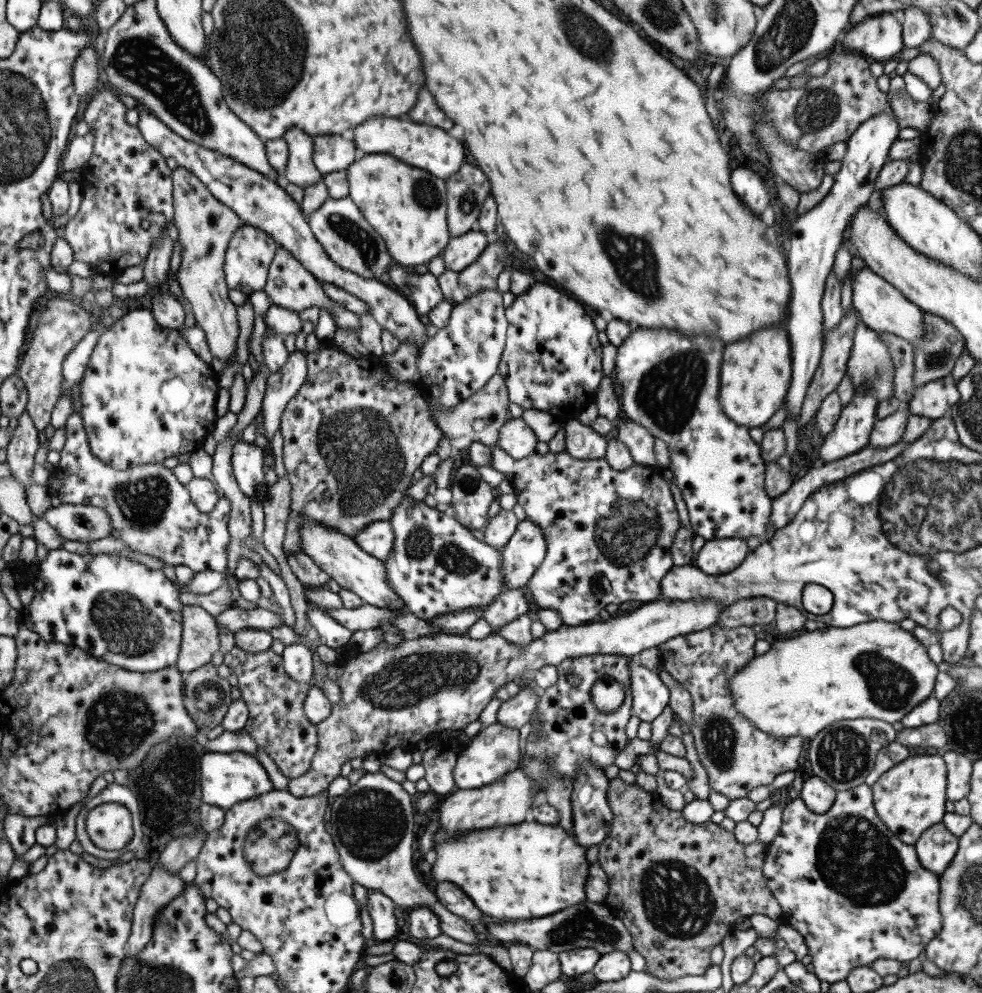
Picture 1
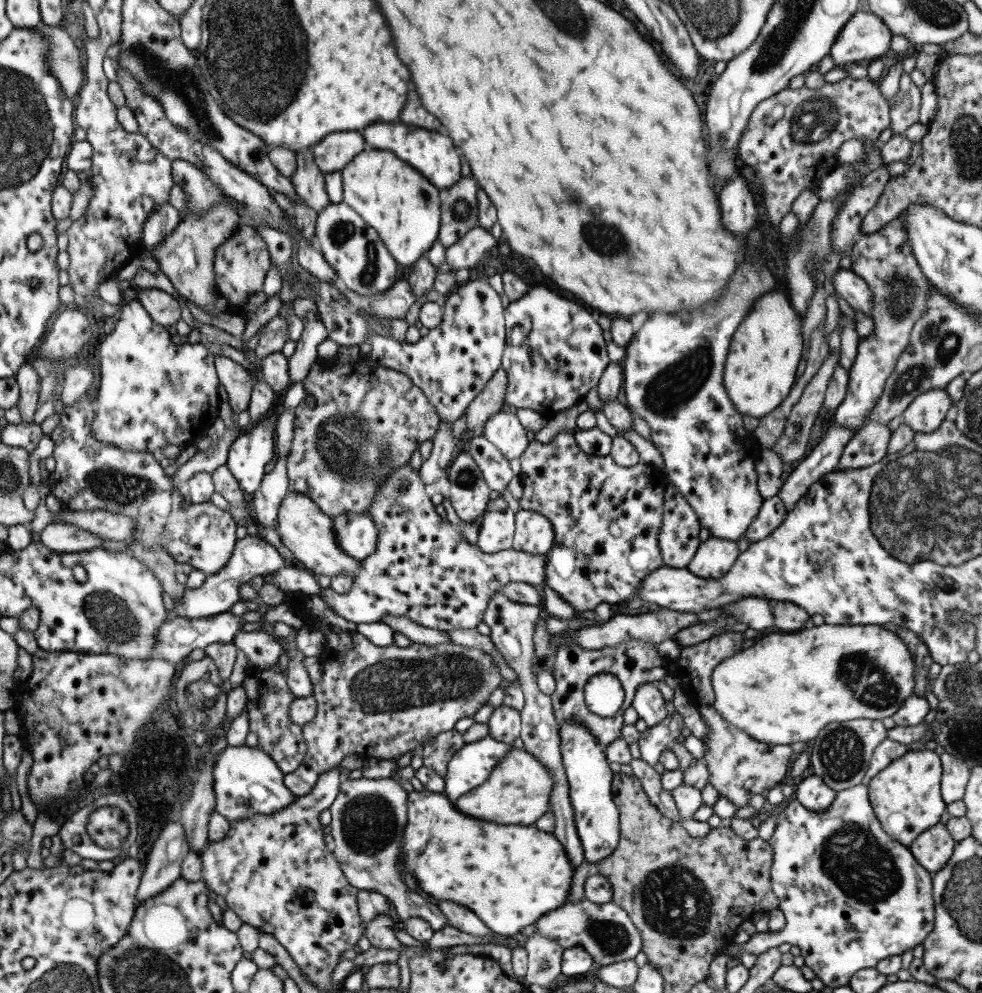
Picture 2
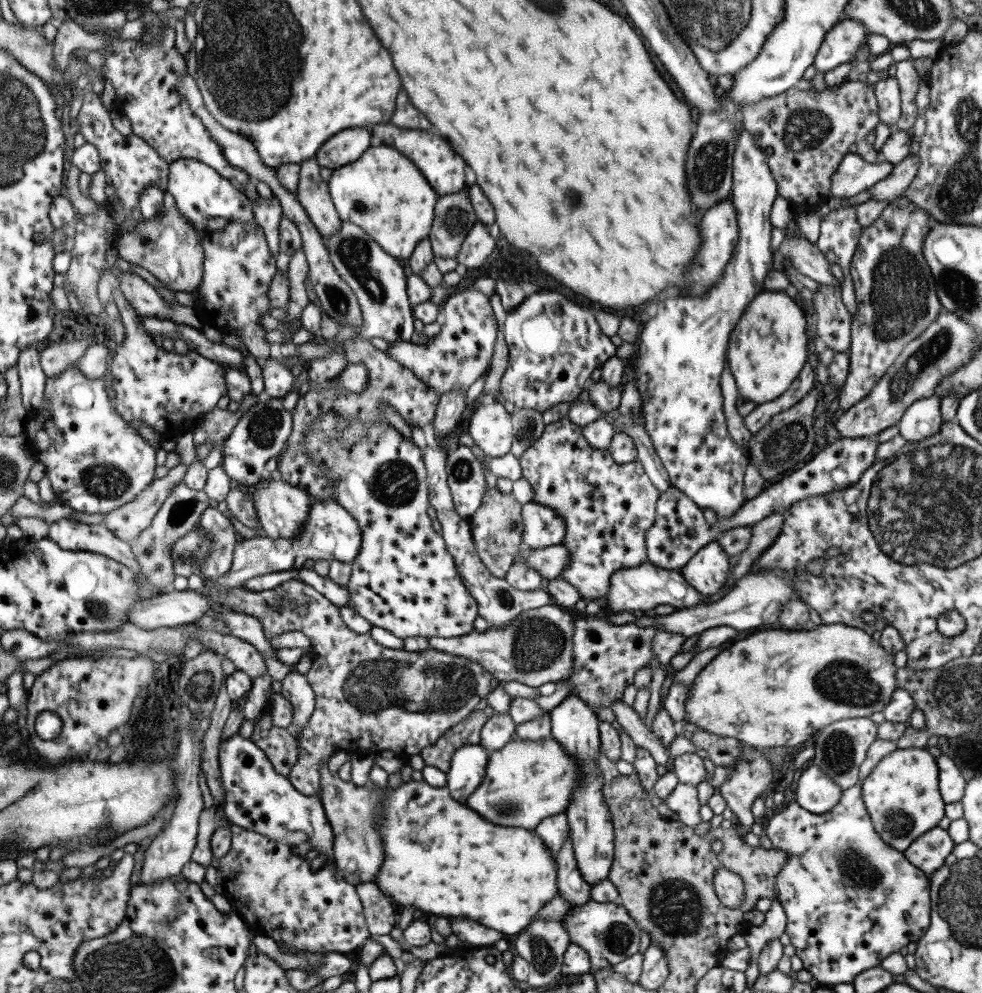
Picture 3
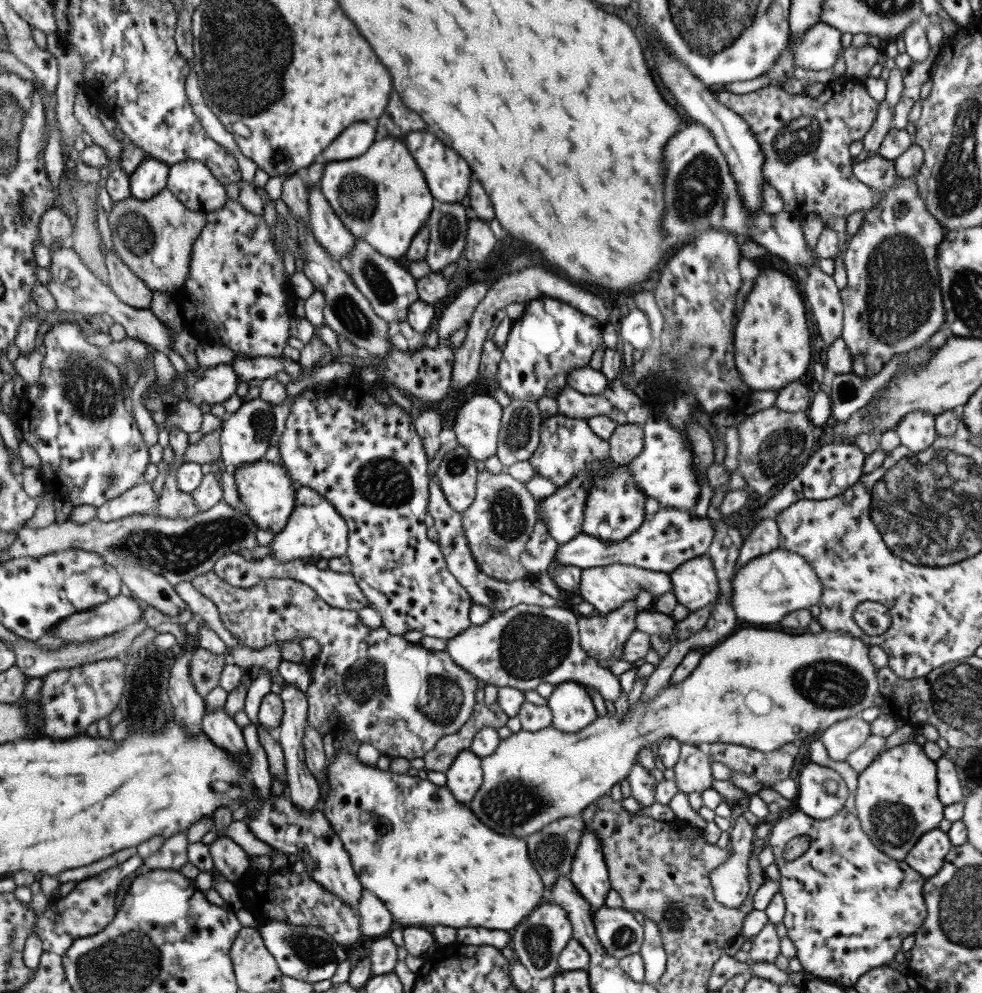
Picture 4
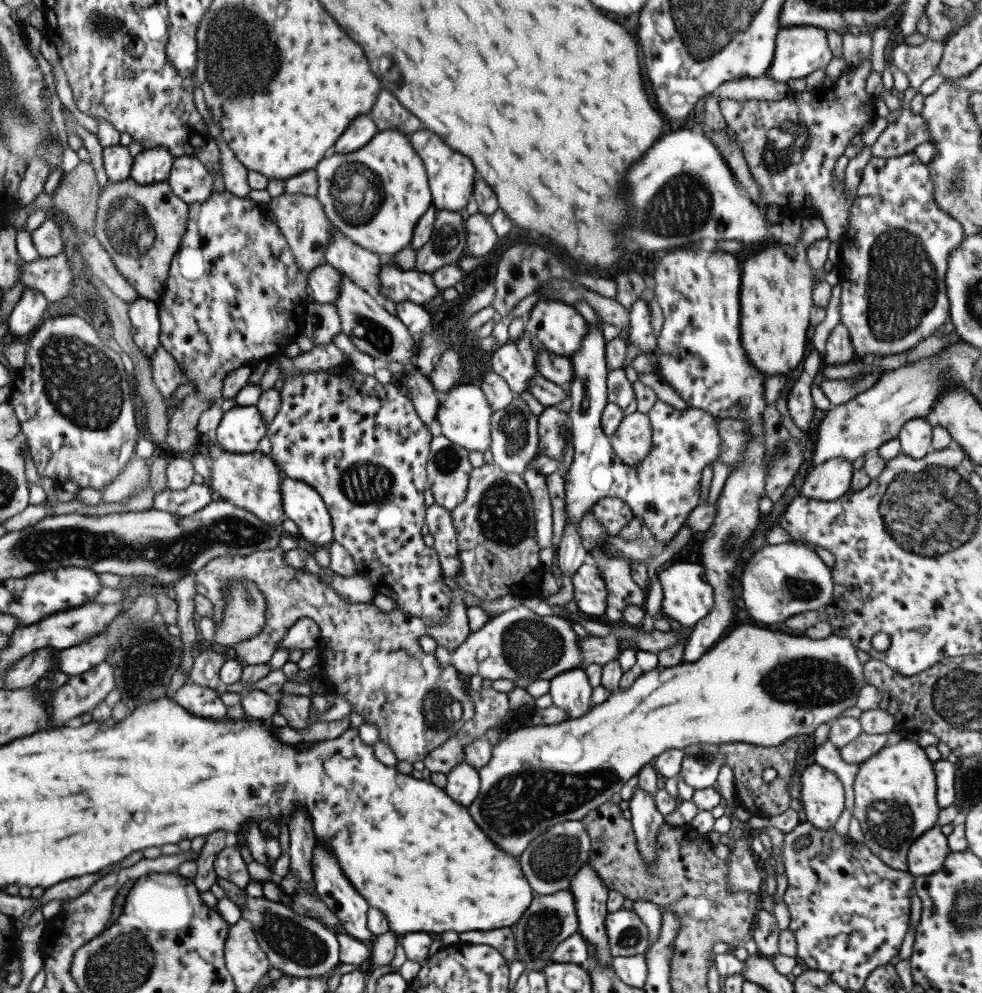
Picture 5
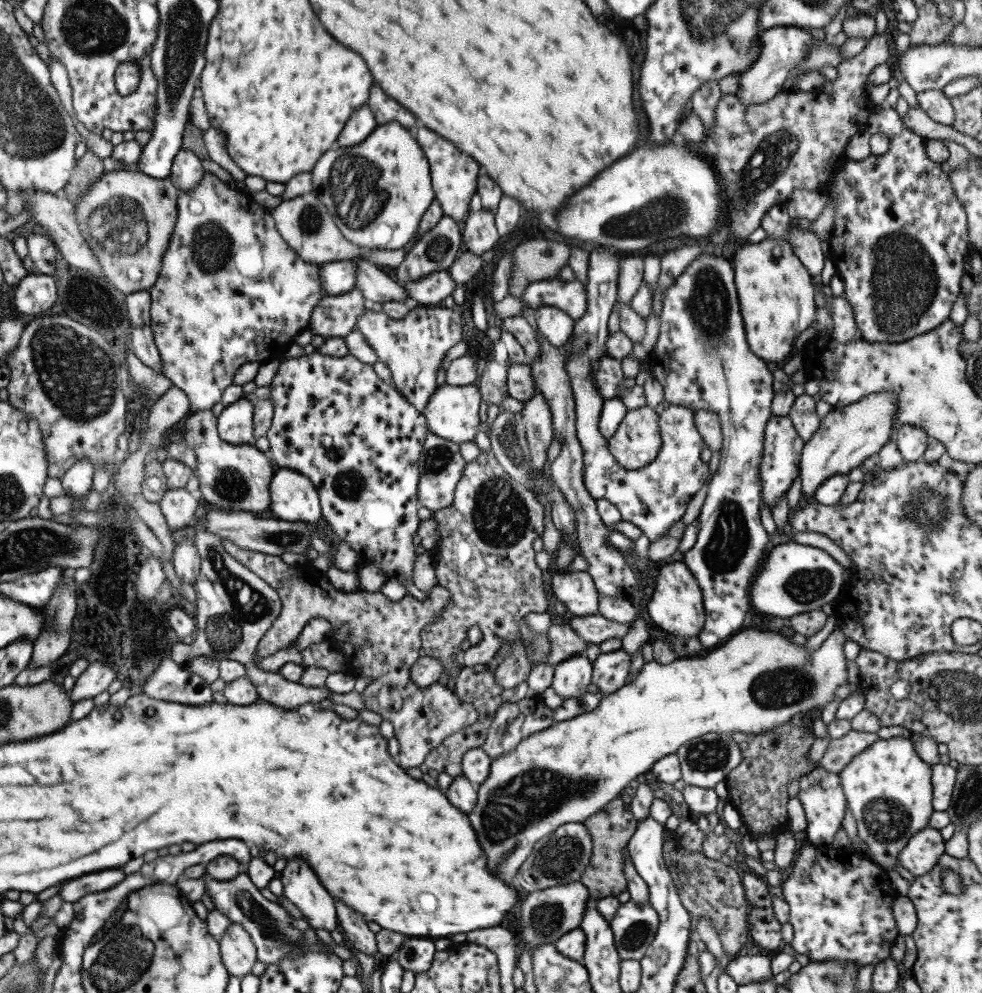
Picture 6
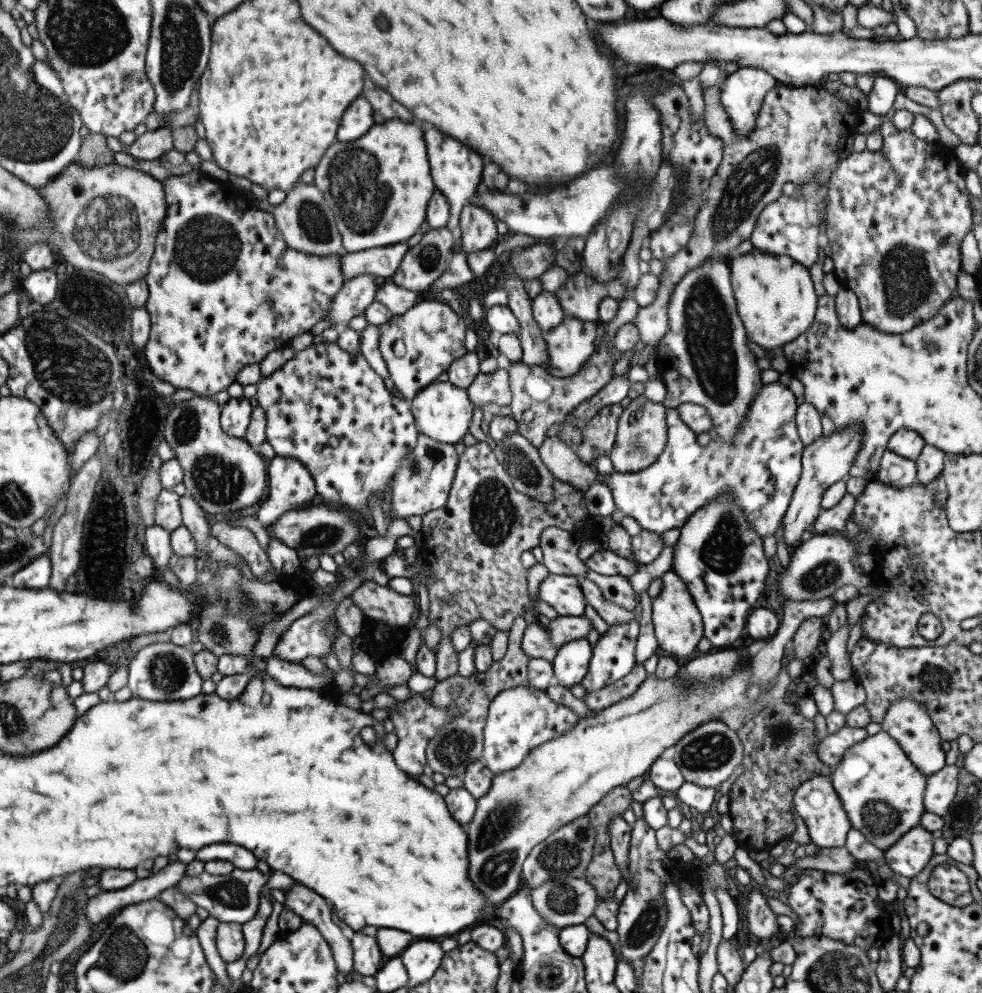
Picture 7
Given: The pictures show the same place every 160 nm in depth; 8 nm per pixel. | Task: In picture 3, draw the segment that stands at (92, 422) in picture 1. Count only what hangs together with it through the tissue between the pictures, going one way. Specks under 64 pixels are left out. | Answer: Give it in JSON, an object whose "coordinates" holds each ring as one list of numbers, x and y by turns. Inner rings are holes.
{"coordinates":[[114,284,111,296,125,329,122,343,111,346,109,358,113,376,111,390,115,393,112,403,117,416,135,430,137,424,143,423,152,427,160,439,174,441,181,432,192,431,203,415,215,407,217,400,226,395,224,368,197,352,179,355,156,347,153,337,138,322,137,312]]}

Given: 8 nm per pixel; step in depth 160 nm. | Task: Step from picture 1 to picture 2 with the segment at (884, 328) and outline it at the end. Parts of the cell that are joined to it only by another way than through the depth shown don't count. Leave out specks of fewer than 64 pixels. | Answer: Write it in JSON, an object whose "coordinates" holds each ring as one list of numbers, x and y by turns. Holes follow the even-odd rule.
{"coordinates":[[840,269,831,276,831,285,835,293,848,302,852,309,859,310,870,317,871,299,869,288,861,277,852,271]]}

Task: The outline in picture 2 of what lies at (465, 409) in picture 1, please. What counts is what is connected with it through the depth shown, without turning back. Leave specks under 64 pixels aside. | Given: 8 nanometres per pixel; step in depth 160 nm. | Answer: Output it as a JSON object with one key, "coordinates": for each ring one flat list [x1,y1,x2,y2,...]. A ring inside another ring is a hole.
{"coordinates":[[499,367,463,412,467,429,482,434,482,426,489,418,505,409,505,389,506,372]]}

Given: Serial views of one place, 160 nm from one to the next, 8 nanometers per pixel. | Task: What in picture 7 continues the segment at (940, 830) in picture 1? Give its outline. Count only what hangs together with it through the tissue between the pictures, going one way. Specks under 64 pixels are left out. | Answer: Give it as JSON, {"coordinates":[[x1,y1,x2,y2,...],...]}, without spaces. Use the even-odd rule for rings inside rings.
{"coordinates":[[917,825,883,851,884,861,893,874,911,879,925,868,934,855,931,849,933,841,931,833]]}

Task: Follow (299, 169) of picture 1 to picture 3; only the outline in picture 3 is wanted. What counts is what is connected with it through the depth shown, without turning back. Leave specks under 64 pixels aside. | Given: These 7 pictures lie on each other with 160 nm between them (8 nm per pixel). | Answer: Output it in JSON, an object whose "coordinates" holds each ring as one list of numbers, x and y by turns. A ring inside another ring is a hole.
{"coordinates":[[314,158,300,162,295,195,311,224,325,239,341,228,342,220,338,218,319,170]]}

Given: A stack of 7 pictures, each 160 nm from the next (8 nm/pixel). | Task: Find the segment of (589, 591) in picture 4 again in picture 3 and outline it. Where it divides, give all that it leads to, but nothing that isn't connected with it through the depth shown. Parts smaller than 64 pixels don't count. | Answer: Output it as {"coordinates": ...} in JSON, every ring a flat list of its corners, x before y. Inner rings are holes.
{"coordinates":[[645,561,636,567,615,571,610,576,608,591,604,594,602,604,609,606,613,614,629,610,649,611,657,604,668,604,676,611,700,604,701,600,705,600,706,597,709,596,689,586,688,581,680,575,679,570,665,570]]}

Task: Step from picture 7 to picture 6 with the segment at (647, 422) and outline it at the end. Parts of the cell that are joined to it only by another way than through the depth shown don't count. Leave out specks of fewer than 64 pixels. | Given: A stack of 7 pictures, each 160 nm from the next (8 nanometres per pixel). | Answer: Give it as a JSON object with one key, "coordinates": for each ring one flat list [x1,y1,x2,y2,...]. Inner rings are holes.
{"coordinates":[[647,405,627,410,617,430,606,439,608,451,624,469,647,466,661,446,657,414]]}

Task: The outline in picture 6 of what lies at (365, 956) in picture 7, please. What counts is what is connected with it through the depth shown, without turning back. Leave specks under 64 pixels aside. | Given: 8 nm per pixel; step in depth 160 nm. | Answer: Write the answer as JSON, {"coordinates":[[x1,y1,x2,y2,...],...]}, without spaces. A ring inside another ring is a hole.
{"coordinates":[[333,899,333,904,336,910,338,929,348,938,352,948,359,953,363,952,363,954,373,957,376,952,374,933,368,929,362,916,339,899]]}

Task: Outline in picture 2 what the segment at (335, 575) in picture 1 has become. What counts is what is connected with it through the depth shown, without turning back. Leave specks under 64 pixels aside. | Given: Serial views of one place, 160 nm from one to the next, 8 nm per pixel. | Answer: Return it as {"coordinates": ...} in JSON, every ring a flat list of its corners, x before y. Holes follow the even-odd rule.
{"coordinates":[[289,492,277,507,276,531,285,550,291,558,302,564,303,568,315,574,335,576,345,573,354,579,360,567,360,560,347,556,337,545,332,520,305,495]]}

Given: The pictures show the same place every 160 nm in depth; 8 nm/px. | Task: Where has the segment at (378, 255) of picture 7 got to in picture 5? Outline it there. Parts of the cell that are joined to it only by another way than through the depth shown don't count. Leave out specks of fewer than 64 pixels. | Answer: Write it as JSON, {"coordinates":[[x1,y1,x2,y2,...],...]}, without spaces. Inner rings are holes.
{"coordinates":[[322,263,313,268,306,280,310,300,331,303,338,297,339,272,329,264]]}

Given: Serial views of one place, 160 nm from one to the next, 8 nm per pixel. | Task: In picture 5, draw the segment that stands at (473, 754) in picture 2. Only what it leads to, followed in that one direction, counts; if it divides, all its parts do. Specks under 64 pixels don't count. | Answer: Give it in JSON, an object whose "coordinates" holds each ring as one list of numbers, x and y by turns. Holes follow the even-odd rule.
{"coordinates":[[461,761,446,773,444,793,460,806,467,807,475,800,479,792,480,778,477,771]]}

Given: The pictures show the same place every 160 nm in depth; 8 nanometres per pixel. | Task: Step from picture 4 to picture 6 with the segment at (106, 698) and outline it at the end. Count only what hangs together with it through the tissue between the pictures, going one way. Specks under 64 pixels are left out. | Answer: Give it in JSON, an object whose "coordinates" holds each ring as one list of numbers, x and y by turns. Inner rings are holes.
{"coordinates":[[97,662,89,663,75,680,68,697,72,703,78,700,92,699,104,692,115,678,115,671,108,666]]}

